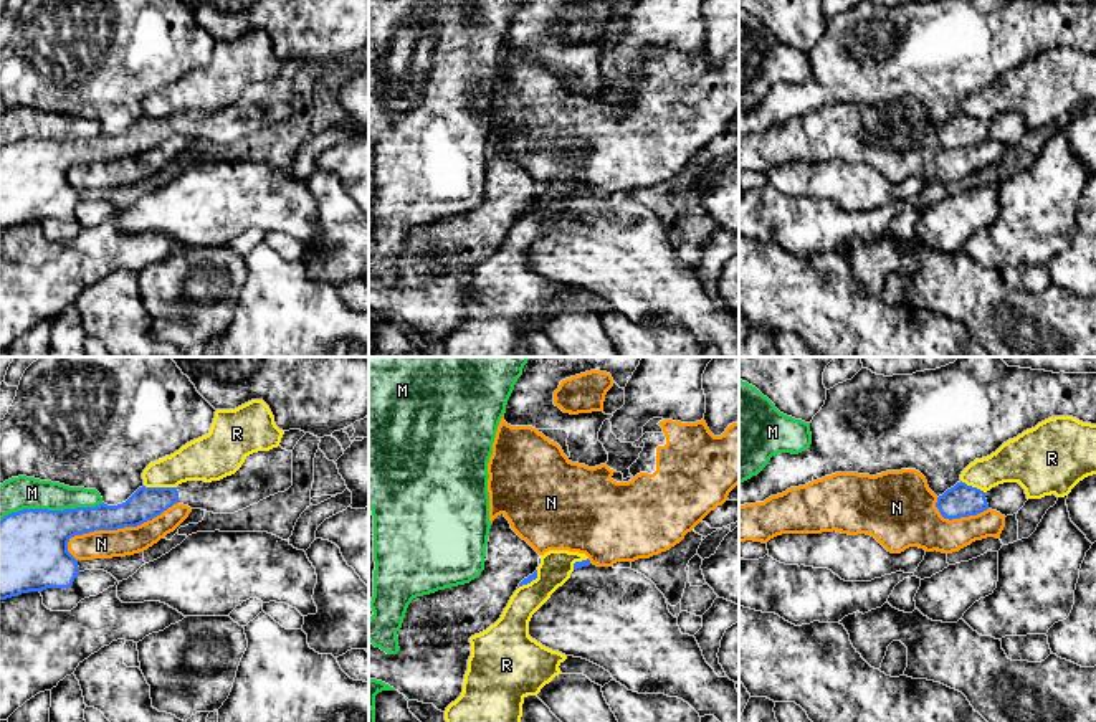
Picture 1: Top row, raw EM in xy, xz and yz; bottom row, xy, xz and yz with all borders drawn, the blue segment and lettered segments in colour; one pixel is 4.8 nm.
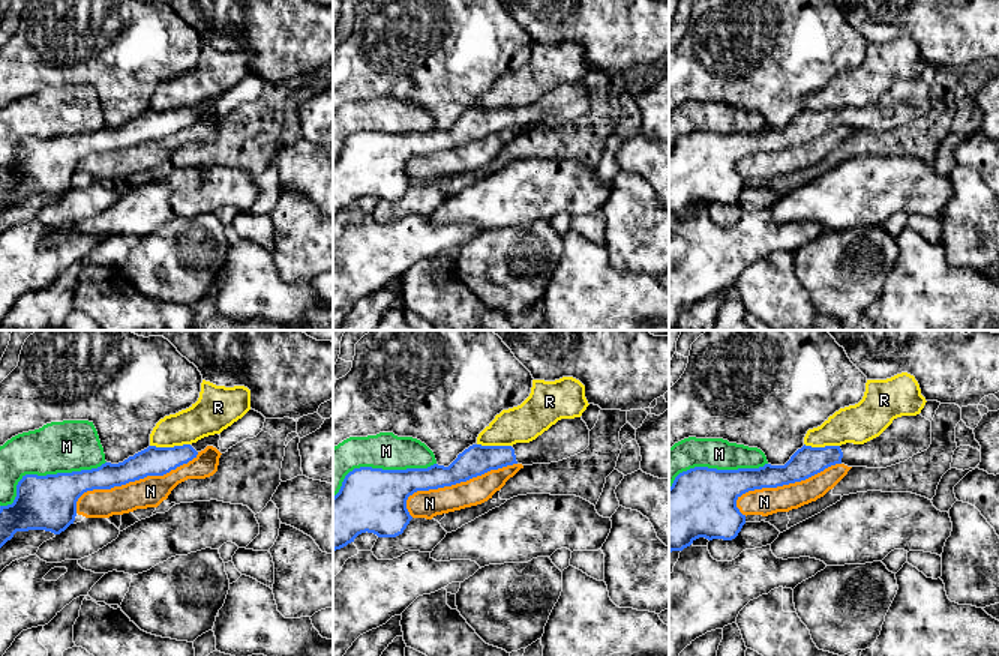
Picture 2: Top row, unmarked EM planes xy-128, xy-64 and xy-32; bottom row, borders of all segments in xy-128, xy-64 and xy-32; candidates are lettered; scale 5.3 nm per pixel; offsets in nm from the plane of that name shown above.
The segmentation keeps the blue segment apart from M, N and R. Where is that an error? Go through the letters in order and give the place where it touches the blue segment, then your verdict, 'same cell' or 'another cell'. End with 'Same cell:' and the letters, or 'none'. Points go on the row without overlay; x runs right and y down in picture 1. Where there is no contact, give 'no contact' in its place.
M: meets blue in xy at (52, 141); another cell
N: meets blue in xy at (118, 157); another cell
R: meets blue in xy at (161, 118); another cell
Same cell: none

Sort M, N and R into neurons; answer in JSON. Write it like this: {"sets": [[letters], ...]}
{"sets": [["M"], ["N"], ["R"]]}

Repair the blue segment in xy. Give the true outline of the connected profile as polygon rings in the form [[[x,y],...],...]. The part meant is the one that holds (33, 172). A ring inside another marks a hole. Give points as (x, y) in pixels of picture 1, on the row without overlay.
[[[139,117],[117,135],[23,139],[0,150],[0,230],[69,218],[79,203],[68,182],[74,165],[137,157],[179,132],[177,117]]]

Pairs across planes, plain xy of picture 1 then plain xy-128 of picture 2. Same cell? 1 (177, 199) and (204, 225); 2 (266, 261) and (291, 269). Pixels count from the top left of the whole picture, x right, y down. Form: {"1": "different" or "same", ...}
{"1": "different", "2": "different"}

